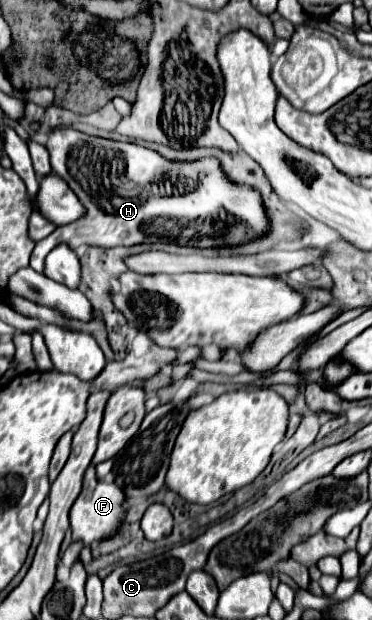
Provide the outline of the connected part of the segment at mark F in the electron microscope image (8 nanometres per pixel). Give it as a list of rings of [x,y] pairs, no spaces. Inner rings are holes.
[[[90,466],[86,470],[84,476],[84,488],[80,492],[80,496],[76,498],[72,510],[70,510],[70,530],[72,530],[72,540],[84,542],[84,548],[90,548],[94,542],[100,542],[104,538],[114,536],[120,526],[122,526],[122,518],[124,518],[124,502],[126,496],[124,492],[116,486],[116,484],[106,484],[104,480],[96,478],[94,466]]]

